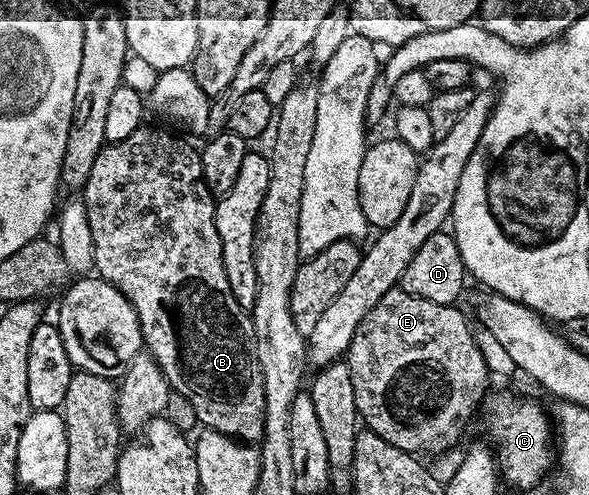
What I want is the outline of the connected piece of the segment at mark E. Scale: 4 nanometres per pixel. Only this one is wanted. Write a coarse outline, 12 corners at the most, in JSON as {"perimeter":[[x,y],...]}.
{"perimeter":[[394,289],[348,346],[363,426],[417,457],[490,380],[458,308]]}

